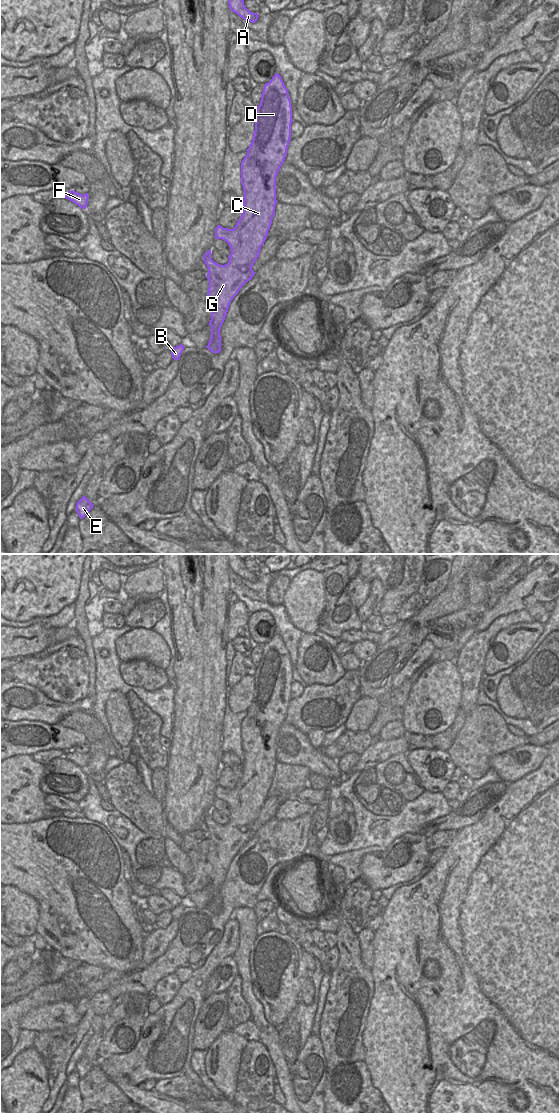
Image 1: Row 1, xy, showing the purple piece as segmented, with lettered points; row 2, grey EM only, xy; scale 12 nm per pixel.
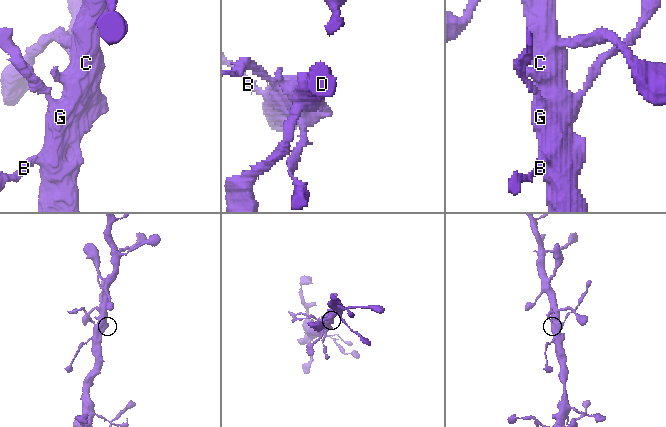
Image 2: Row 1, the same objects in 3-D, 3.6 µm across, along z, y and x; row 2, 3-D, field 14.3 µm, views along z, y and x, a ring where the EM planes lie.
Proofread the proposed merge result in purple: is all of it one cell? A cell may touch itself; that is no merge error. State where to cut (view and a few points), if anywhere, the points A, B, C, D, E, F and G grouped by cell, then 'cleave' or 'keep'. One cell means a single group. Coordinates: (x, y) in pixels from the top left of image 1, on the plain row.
cut in xy along (210, 816), (203, 819); A B C D E G / F; cleave

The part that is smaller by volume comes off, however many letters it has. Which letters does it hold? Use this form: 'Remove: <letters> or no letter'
Remove: F.

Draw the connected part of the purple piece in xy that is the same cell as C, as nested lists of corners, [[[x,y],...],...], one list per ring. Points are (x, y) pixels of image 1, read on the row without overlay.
[[[276,633],[272,639],[264,644],[261,660],[256,667],[255,691],[253,699],[246,710],[247,715],[241,722],[241,744],[244,751],[243,771],[241,777],[233,789],[223,788],[217,785],[215,799],[226,801],[231,809],[229,821],[220,825],[212,820],[203,819],[208,828],[207,839],[209,848],[207,861],[212,866],[211,898],[208,908],[212,913],[221,911],[221,886],[225,880],[229,865],[238,854],[242,846],[252,839],[254,832],[252,827],[257,820],[261,806],[264,804],[275,774],[276,760],[276,736],[284,723],[287,709],[291,700],[292,666],[289,653],[281,636]]]

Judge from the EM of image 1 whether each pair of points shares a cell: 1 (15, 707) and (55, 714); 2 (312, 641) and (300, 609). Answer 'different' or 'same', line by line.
1: same
2: different

